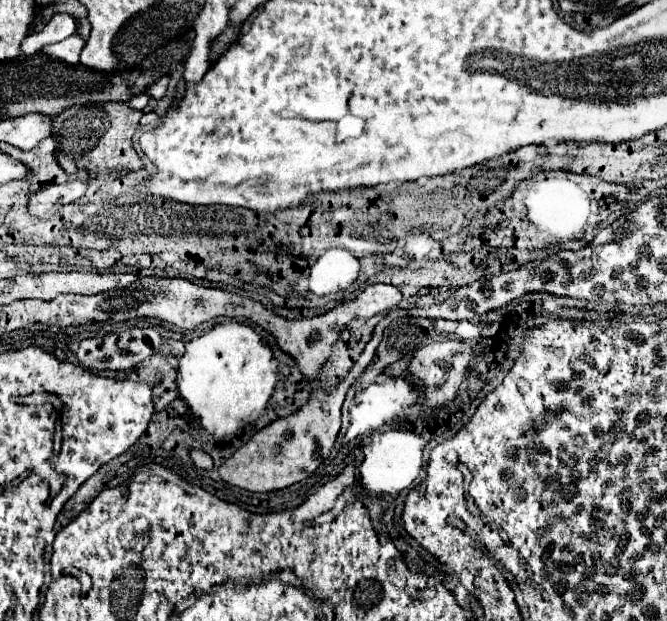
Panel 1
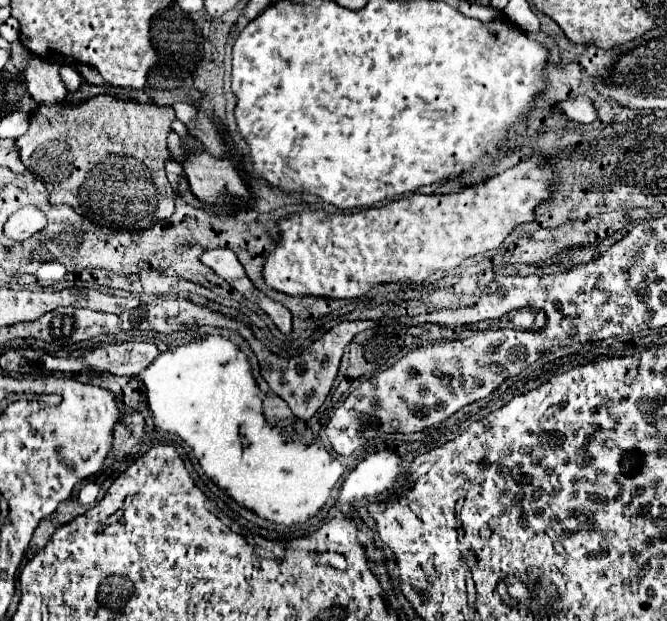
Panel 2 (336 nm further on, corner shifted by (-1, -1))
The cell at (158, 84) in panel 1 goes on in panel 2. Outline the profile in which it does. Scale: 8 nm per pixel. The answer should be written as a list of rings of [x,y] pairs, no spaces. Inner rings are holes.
[[[177,102],[177,104],[173,104],[173,110],[175,110],[175,114],[177,114],[177,118],[183,122],[183,124],[187,124],[195,114],[197,114],[197,110],[195,110],[195,106],[191,106],[191,104],[183,104],[183,102]]]

